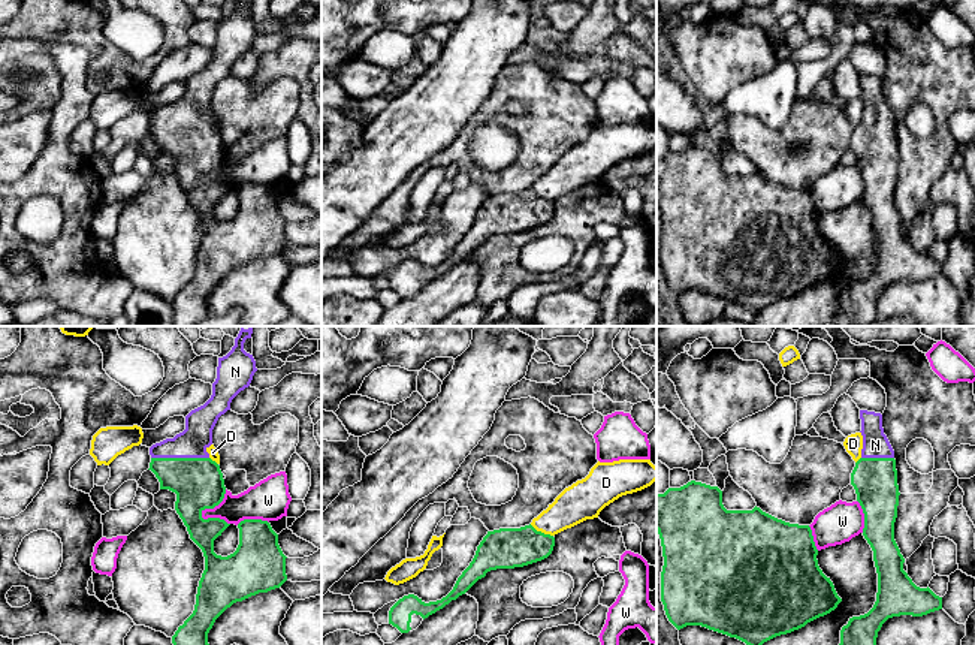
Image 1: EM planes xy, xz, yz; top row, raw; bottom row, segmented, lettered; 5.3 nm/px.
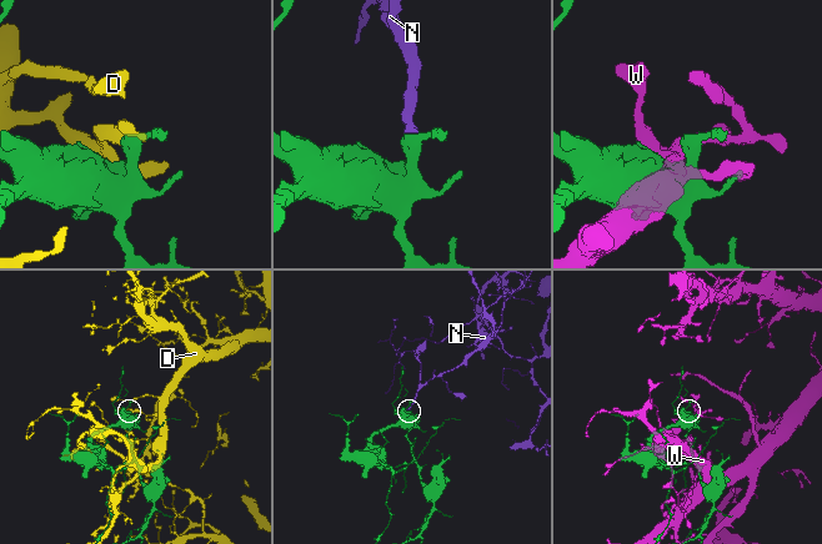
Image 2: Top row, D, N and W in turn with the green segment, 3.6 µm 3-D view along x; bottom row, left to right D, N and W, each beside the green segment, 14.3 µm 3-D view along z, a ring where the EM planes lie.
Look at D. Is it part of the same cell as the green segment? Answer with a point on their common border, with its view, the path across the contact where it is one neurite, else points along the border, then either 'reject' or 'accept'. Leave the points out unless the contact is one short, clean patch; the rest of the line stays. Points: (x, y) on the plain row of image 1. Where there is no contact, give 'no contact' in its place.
contact xz (540, 196); reject

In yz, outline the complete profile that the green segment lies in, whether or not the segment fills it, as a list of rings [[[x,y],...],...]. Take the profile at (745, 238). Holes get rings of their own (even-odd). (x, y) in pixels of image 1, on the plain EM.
[[[691,145],[656,159],[656,196],[664,221],[661,266],[677,295],[701,290],[757,316],[764,307],[830,278],[842,266],[818,230],[809,190],[785,187],[757,171],[727,175],[718,151]]]

